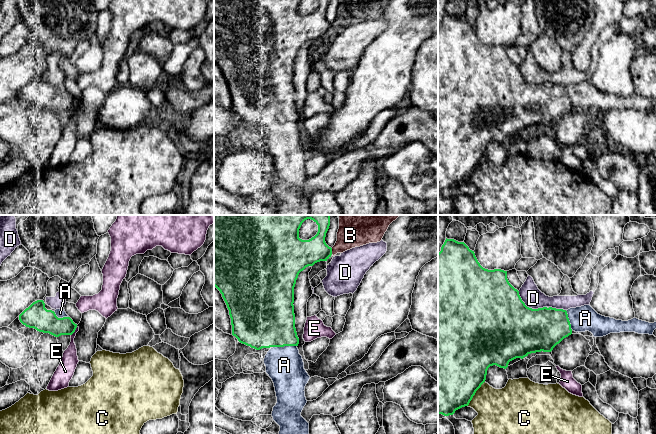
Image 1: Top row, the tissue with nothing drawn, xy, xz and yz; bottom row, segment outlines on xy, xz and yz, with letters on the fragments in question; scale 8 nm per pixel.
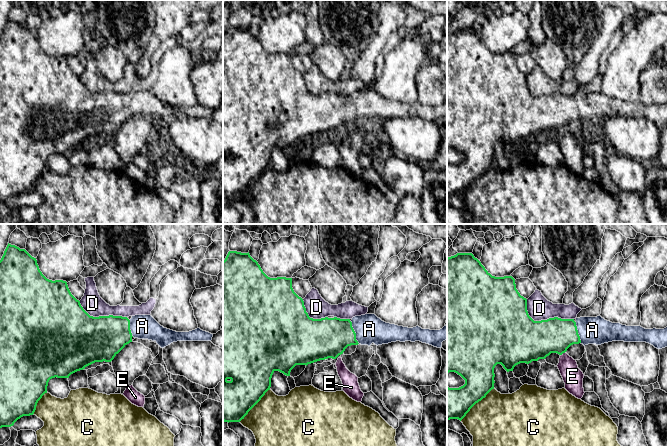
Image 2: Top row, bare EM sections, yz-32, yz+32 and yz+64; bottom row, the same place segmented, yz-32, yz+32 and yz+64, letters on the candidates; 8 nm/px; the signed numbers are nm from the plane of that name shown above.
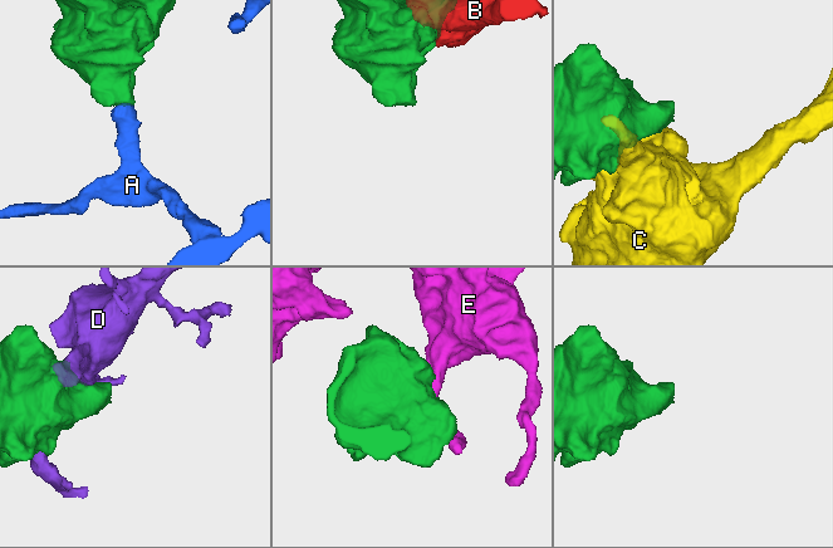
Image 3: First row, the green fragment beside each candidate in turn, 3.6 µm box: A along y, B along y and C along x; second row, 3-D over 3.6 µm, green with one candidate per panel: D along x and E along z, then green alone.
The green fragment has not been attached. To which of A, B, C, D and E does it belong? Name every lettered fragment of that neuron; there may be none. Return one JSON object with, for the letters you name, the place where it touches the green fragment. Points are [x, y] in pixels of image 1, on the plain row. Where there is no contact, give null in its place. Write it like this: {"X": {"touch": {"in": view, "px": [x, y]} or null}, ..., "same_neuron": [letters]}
{"A": {"touch": {"in": "xz", "px": [284, 121]}}, "same_neuron": ["A"]}

